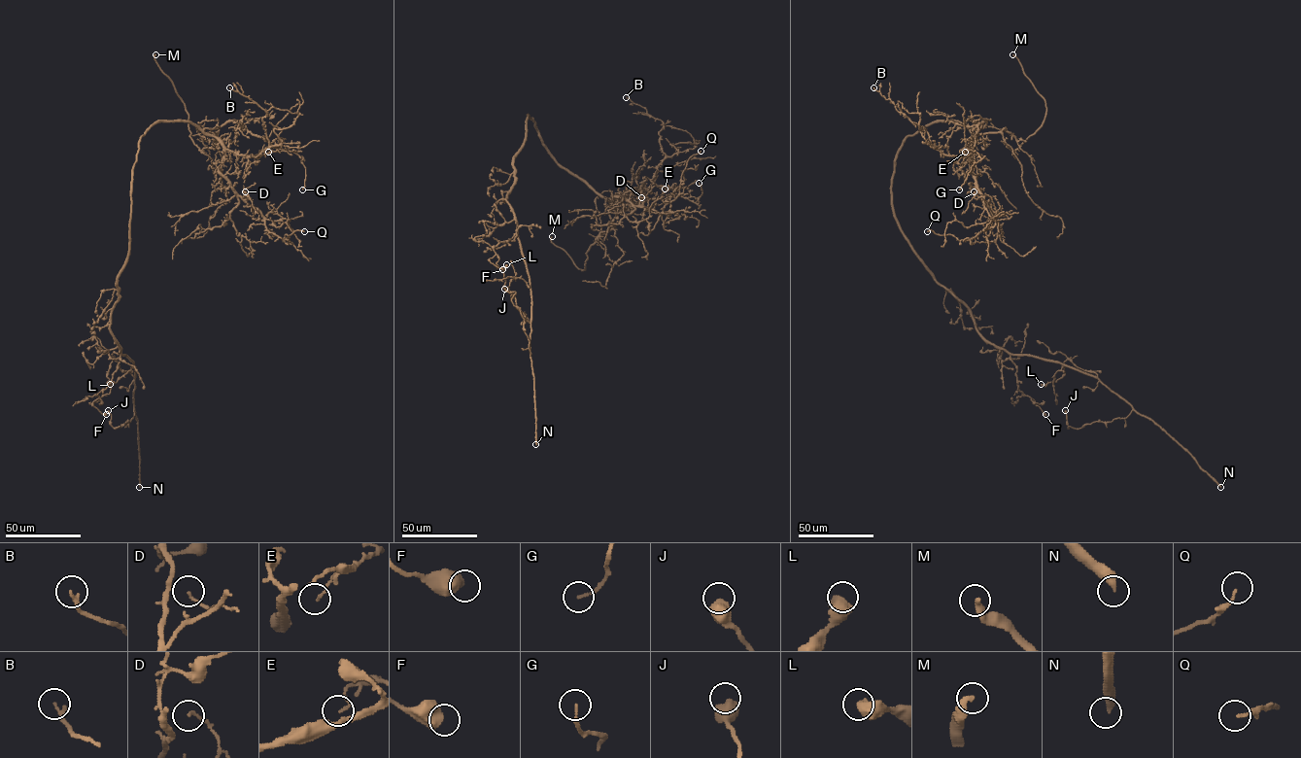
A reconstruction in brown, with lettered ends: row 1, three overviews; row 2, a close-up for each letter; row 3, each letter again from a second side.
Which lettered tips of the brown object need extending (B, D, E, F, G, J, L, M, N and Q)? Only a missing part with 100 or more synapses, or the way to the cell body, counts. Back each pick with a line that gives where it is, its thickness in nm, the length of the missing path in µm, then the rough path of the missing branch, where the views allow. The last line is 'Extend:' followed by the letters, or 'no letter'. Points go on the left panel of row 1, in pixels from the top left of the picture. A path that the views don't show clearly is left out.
M: (155, 54) | 360 nm | 15 µm | (155, 54), (155, 39)
N: (139, 487) | 400 nm | 650 µm
Extend: M, N

